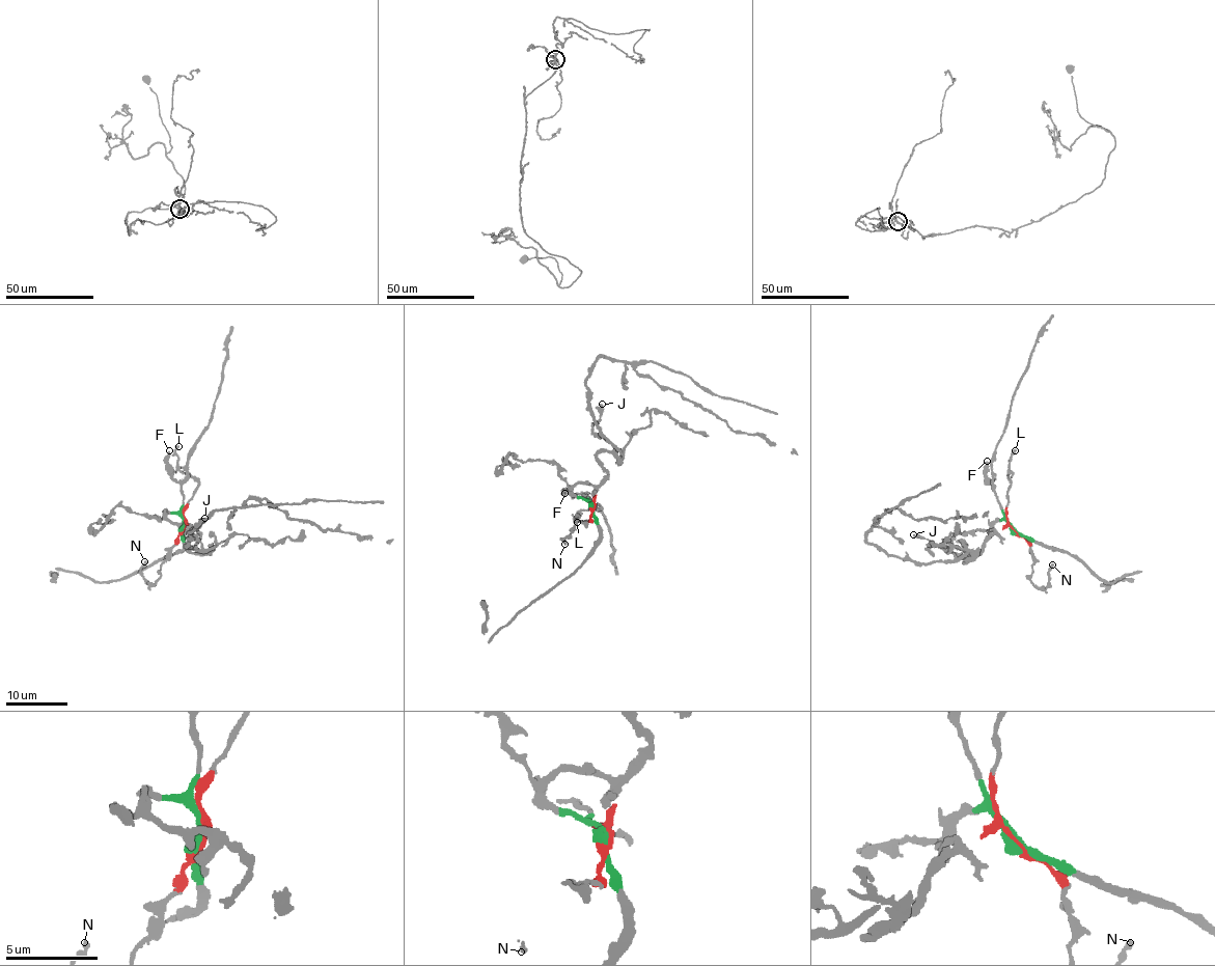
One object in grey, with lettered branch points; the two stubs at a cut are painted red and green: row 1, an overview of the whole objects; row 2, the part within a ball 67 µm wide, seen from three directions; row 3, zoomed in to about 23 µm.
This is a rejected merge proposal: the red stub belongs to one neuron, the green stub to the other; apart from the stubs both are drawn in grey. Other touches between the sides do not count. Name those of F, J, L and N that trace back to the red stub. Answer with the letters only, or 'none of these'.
L, N

